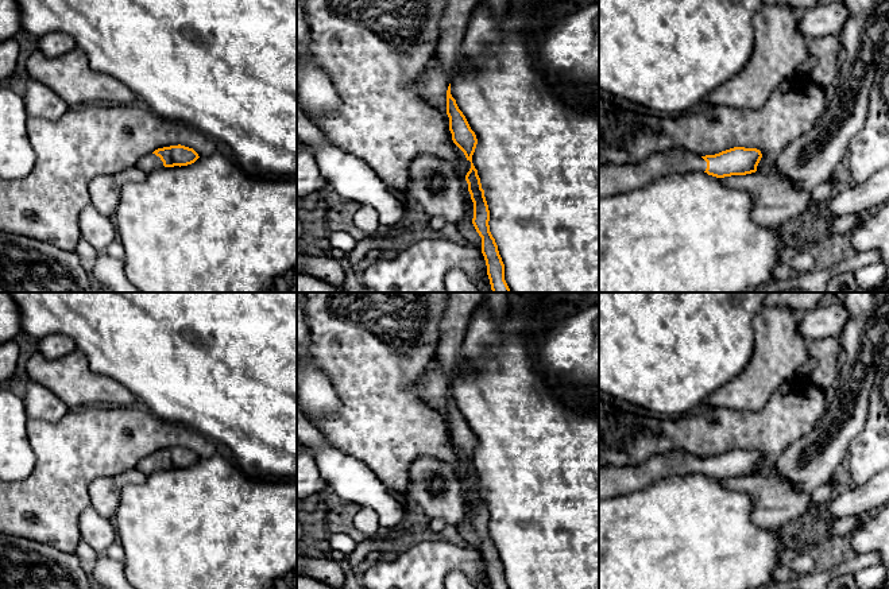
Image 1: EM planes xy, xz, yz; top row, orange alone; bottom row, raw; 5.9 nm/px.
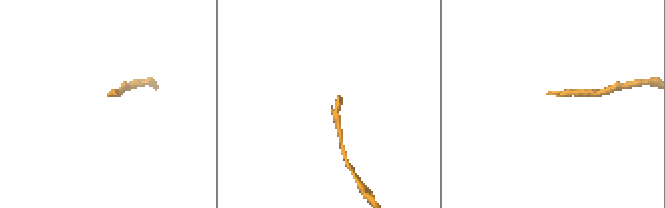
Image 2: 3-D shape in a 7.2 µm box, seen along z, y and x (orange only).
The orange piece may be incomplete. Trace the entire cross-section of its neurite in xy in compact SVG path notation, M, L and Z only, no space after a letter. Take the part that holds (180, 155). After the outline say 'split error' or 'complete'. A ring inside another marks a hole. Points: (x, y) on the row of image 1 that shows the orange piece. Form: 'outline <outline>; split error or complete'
outline M178 144L155 150L152 154L142 158L136 167L150 174L163 166L188 166L194 163L198 158L198 154L193 148Z; split error

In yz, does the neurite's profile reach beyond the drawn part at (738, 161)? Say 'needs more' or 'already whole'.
needs more

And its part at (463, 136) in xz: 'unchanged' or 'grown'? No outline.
unchanged

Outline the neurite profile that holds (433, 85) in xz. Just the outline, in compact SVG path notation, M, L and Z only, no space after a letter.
M434 54L428 62L424 75L420 78L420 84L415 90L421 93L425 100L436 108L444 117L445 125L449 131L449 117L447 115L447 90L449 80L444 71L440 59Z

